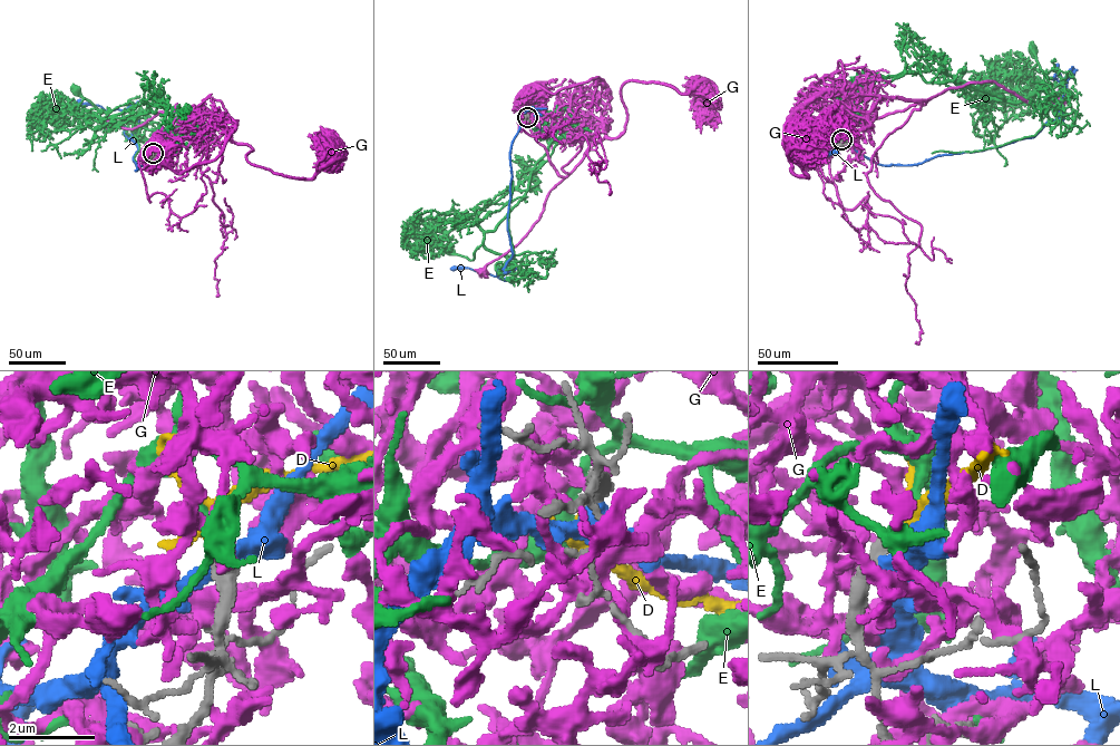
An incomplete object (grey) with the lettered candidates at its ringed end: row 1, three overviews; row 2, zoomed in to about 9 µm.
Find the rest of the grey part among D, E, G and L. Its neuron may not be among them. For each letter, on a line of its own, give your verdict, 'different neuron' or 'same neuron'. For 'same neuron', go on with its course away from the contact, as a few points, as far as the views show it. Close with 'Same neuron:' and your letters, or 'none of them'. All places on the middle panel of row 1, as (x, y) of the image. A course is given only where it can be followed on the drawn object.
D: same neuron
E: different neuron
G: different neuron
L: different neuron
Same neuron: D

